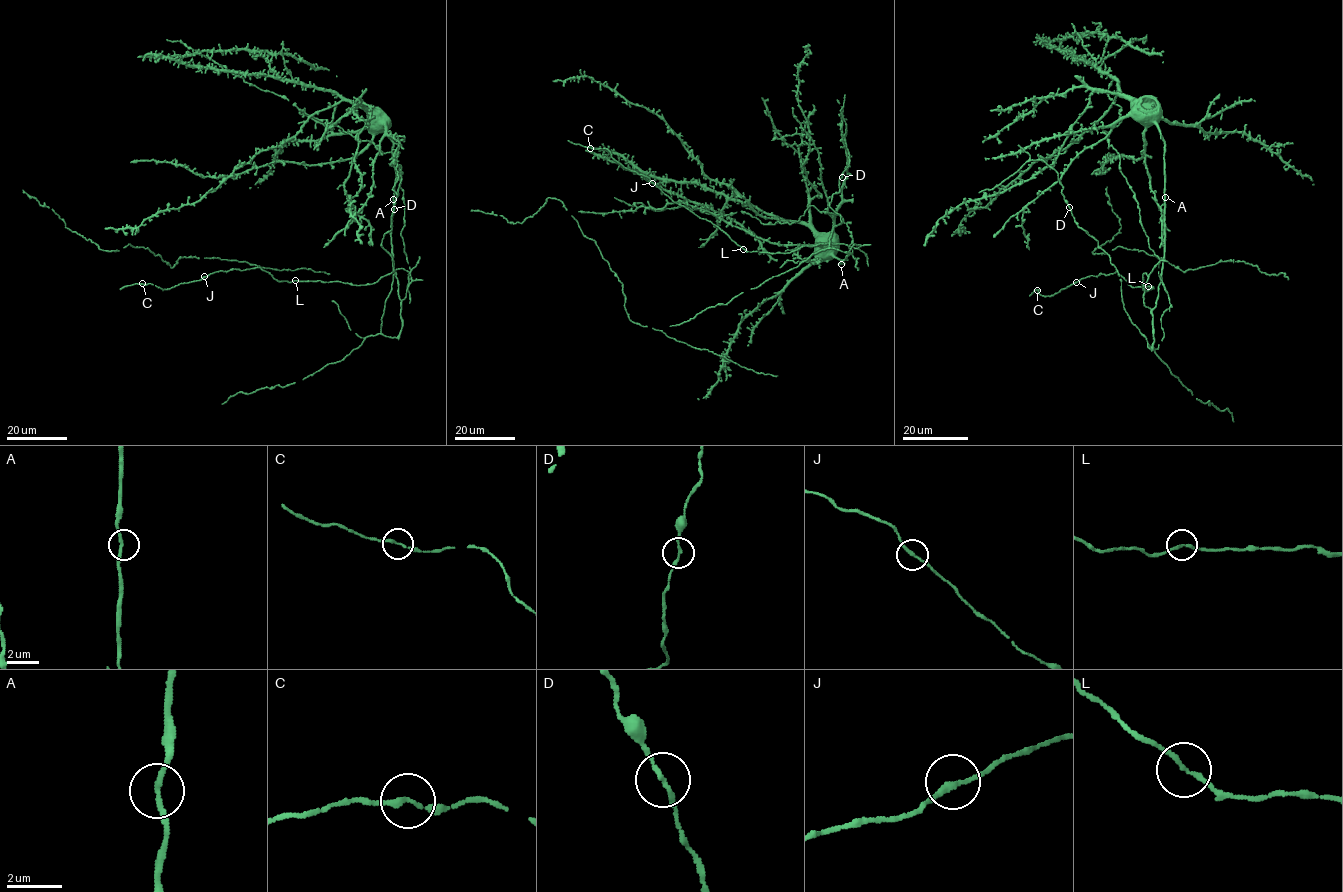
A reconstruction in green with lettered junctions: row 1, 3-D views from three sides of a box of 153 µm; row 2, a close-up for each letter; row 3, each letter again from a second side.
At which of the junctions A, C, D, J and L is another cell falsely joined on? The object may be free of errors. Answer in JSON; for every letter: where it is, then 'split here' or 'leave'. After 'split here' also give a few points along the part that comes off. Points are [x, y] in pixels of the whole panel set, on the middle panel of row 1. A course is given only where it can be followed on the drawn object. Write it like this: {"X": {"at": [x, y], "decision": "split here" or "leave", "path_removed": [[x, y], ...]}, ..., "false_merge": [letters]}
{"A": {"at": [841, 264], "decision": "leave"}, "C": {"at": [590, 148], "decision": "leave"}, "D": {"at": [842, 177], "decision": "leave"}, "J": {"at": [652, 183], "decision": "leave"}, "L": {"at": [743, 249], "decision": "leave"}, "false_merge": []}

